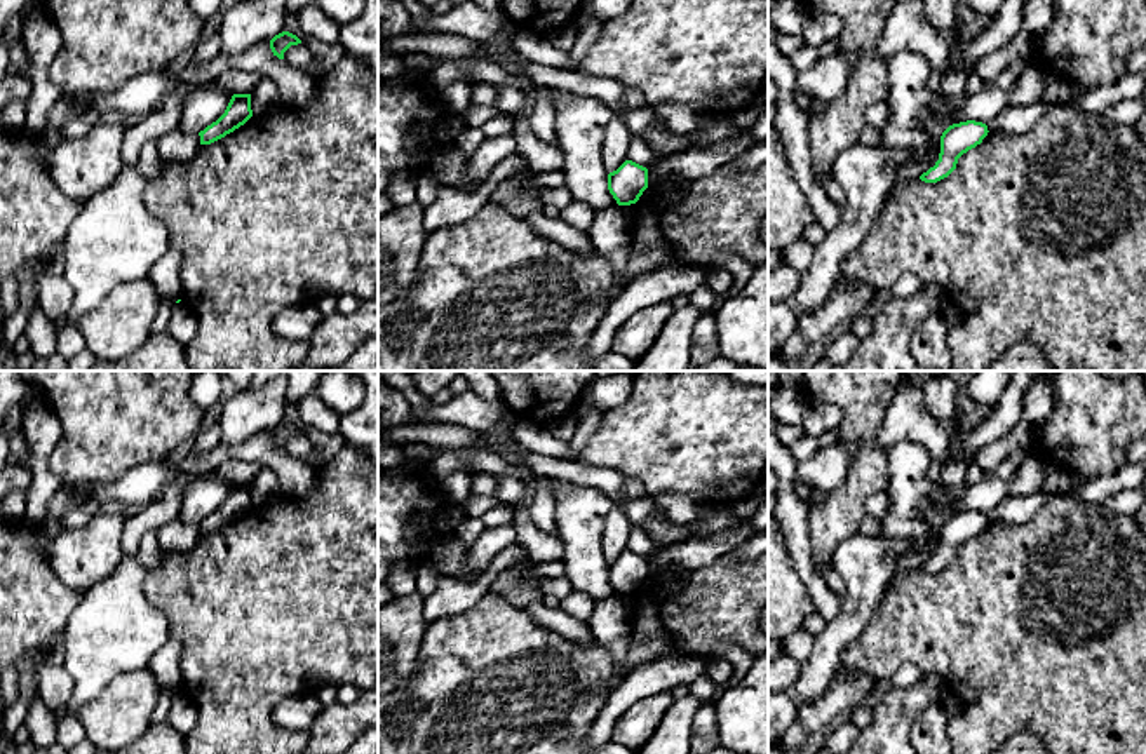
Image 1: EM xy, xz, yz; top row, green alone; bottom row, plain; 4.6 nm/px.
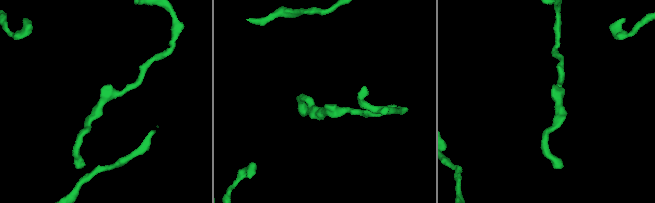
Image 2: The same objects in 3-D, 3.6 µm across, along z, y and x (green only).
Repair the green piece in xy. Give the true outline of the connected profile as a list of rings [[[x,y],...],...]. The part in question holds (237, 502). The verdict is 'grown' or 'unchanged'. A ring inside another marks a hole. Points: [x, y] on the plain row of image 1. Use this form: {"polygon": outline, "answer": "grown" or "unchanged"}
{"polygon": [[[233,484],[225,503],[199,522],[200,535],[211,535],[244,515],[253,507],[251,484]]], "answer": "unchanged"}

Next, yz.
{"polygon": [[[975,510],[949,515],[940,526],[939,550],[920,569],[937,573],[947,568],[956,559],[958,549],[981,535],[988,522],[988,515]]], "answer": "unchanged"}

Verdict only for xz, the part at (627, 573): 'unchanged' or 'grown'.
unchanged

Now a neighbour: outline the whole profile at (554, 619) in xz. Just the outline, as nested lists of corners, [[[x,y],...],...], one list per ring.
[[[535,601],[524,609],[545,629],[563,636],[564,639],[575,641],[575,643],[589,643],[594,639],[590,629],[587,623],[570,616],[561,608],[547,608],[543,601]]]

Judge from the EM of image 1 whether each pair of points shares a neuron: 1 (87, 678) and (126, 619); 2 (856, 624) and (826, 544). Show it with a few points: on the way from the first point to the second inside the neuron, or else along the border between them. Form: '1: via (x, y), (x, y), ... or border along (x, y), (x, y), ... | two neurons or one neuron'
1: via (93, 664), (98, 646), (112, 632) | one neuron
2: border along (857, 531), (836, 547), (831, 559) | two neurons

